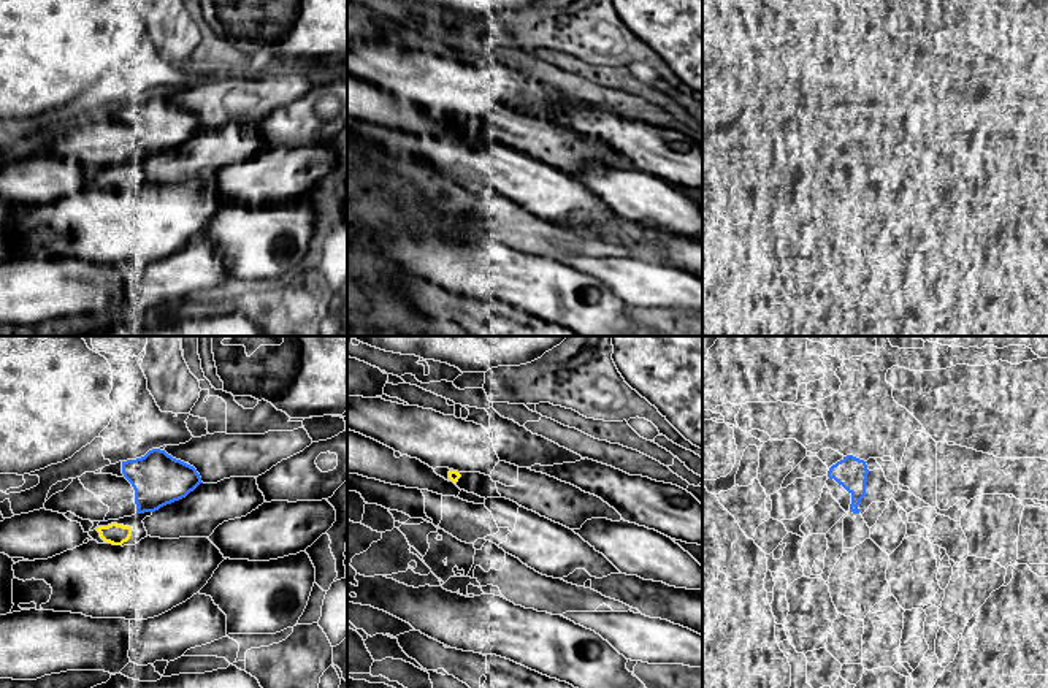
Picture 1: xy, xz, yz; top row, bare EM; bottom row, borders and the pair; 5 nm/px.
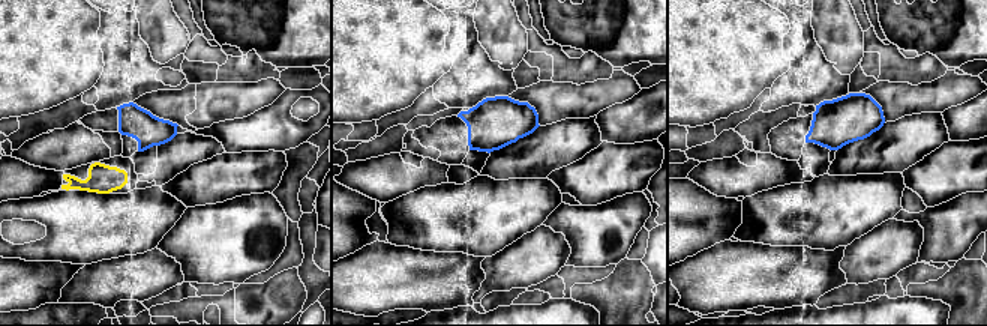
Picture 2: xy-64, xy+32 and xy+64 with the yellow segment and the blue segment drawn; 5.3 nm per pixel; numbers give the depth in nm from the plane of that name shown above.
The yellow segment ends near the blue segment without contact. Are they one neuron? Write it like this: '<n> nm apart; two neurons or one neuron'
80 nm apart; two neurons

